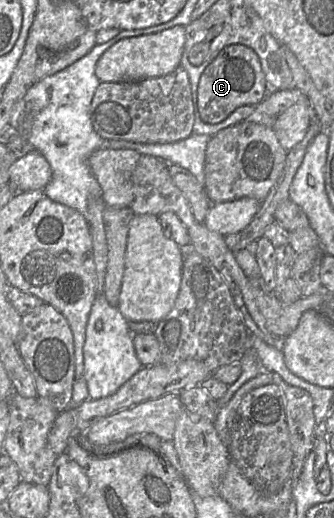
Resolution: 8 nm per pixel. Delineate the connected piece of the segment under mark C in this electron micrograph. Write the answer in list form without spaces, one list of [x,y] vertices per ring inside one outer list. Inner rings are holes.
[[[228,45],[206,66],[199,79],[198,112],[200,119],[209,124],[219,123],[242,105],[256,106],[266,95],[265,76],[257,54],[246,45]]]

